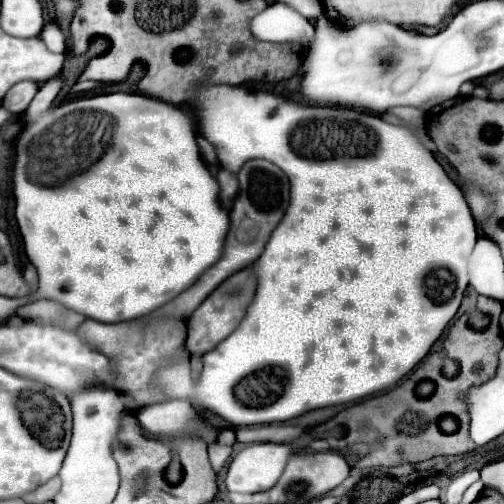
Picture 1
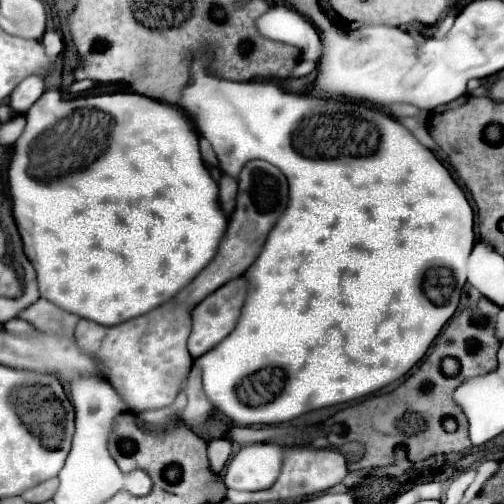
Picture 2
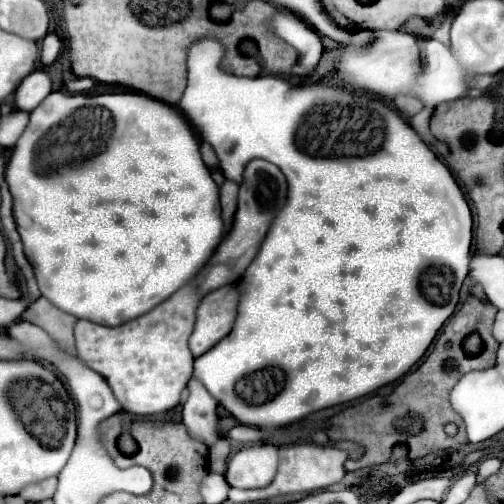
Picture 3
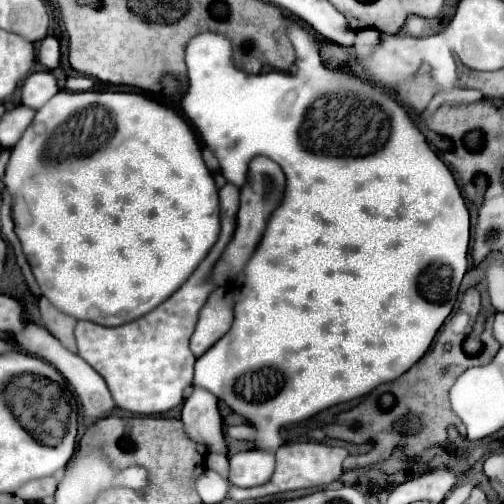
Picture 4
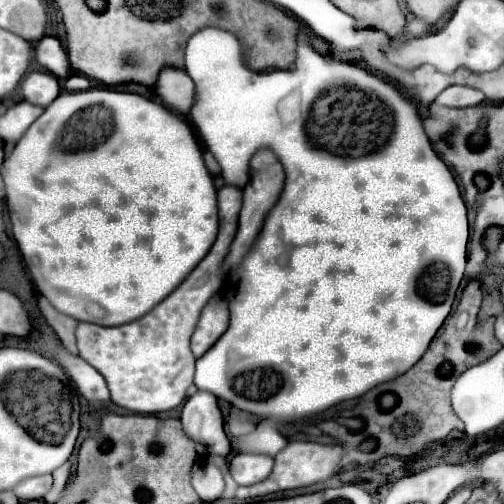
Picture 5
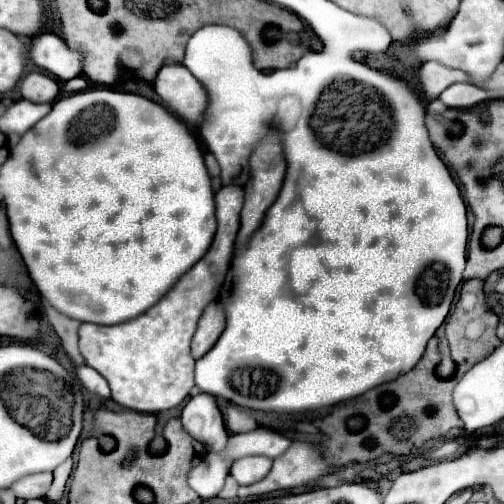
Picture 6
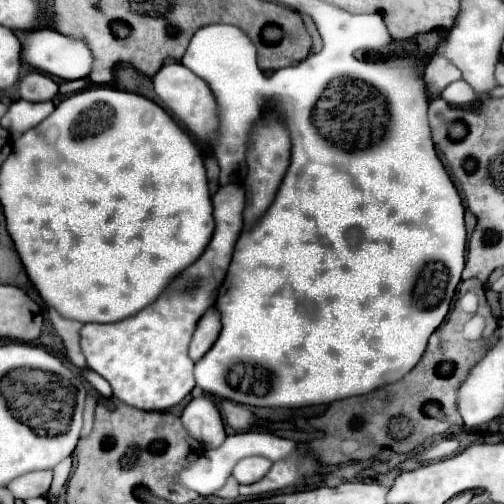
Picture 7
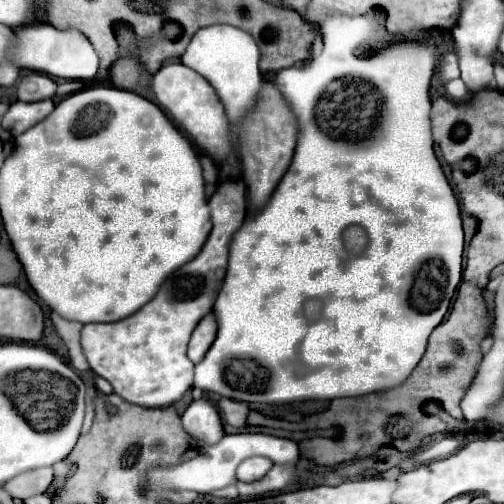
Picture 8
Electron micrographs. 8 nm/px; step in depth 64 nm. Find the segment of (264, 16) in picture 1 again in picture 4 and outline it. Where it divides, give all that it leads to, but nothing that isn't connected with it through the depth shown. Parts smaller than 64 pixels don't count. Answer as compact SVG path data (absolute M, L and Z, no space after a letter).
M298 24L288 26L288 36L296 48L298 56L298 72L286 74L286 72L266 72L266 74L246 74L238 72L236 64L232 64L232 44L230 40L220 36L196 36L190 40L186 48L186 66L188 66L188 92L182 100L182 110L190 118L190 122L200 130L202 140L206 146L216 152L216 158L220 162L222 174L230 184L238 184L238 172L246 172L248 162L254 156L272 156L286 174L286 192L282 204L272 212L266 232L244 266L244 270L236 278L236 298L234 298L234 322L232 328L226 332L224 338L220 338L204 356L196 360L196 372L194 372L194 384L200 388L206 388L216 398L224 400L234 412L242 414L246 420L250 420L254 426L260 424L274 424L274 426L288 426L302 420L308 420L316 416L318 412L336 406L340 402L348 402L354 398L362 398L368 392L372 392L376 386L384 382L392 382L398 376L402 376L406 370L410 370L430 348L434 334L444 324L448 314L452 312L452 306L456 302L458 286L462 282L462 276L468 268L468 242L470 242L470 216L468 208L464 204L464 198L460 194L460 188L454 182L452 172L446 168L446 164L430 150L426 144L424 134L414 126L408 110L396 102L384 88L362 80L350 72L344 70L330 70L320 62L316 40L310 32L300 28Z

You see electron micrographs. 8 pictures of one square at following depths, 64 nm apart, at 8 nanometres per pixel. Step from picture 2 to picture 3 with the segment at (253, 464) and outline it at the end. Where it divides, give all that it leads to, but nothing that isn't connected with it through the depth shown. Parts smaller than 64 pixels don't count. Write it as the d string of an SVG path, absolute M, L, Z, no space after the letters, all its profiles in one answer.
M254 444L238 450L230 462L226 480L234 488L264 488L272 482L278 468L278 448L270 444Z

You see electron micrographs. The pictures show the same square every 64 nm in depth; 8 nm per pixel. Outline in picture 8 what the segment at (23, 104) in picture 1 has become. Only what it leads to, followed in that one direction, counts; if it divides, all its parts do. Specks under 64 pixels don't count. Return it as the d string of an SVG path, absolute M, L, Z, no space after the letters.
M30 72L18 84L18 100L22 102L40 102L46 98L54 98L56 84L50 76L40 72Z

